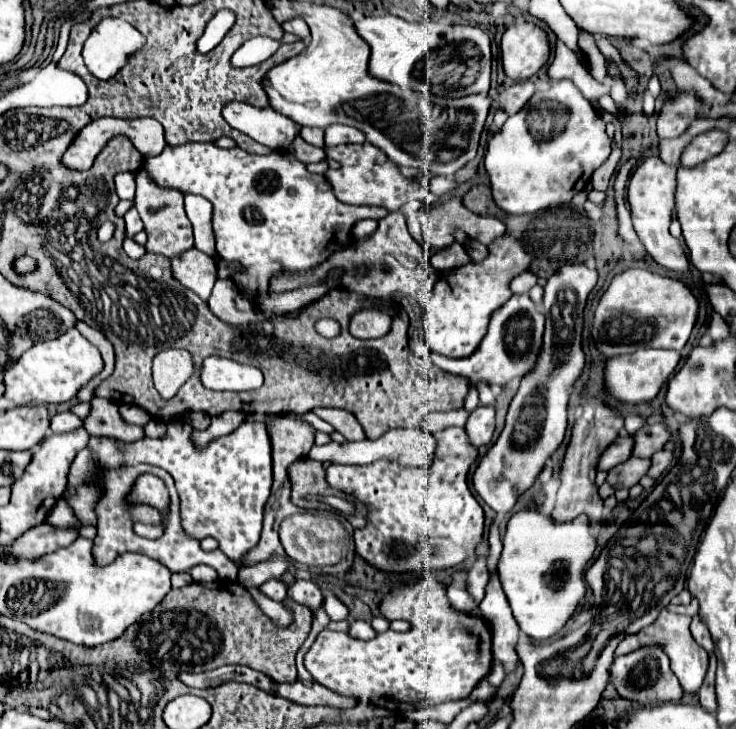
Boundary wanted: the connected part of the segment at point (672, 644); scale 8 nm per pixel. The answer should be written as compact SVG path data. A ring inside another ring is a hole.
M661 610L659 618L643 628L641 632L637 634L631 634L631 636L625 636L623 642L617 646L617 654L627 654L639 646L647 646L647 644L663 644L667 656L671 658L671 668L675 672L675 676L679 678L681 686L685 692L697 692L703 678L705 678L705 672L707 672L707 666L709 666L709 656L707 652L703 652L703 648L699 648L699 644L695 644L695 640L691 640L691 632L689 632L689 622L691 622L691 616L683 616L683 614L675 614L675 612L669 612L669 610Z

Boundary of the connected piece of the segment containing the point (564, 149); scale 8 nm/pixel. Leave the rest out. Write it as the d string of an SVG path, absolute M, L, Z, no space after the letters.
M569 88L569 90L573 90L573 96L567 98L567 94L565 94L565 96L561 96L561 100L557 100L557 102L561 102L563 106L569 108L569 118L567 118L565 130L563 130L559 136L553 136L553 138L549 138L549 140L535 140L535 138L529 134L527 124L525 124L529 110L521 110L521 112L517 112L515 116L509 116L507 122L503 124L503 128L489 140L489 144L487 144L489 150L485 152L483 162L485 162L485 170L487 170L489 178L491 178L491 194L493 194L493 200L495 200L495 204L497 204L501 210L505 210L505 212L509 212L509 214L523 214L523 212L537 212L537 210L545 210L545 208L551 208L551 206L565 204L565 202L569 202L569 196L573 196L575 190L577 190L577 186L579 186L579 170L597 170L597 168L607 160L607 156L609 156L609 152L611 152L611 144L609 144L609 136L605 134L605 122L603 122L601 116L593 110L593 106L579 94L577 88Z

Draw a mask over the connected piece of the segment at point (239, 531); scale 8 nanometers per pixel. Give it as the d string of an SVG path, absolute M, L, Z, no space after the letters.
M253 416L255 422L243 422L235 432L217 438L207 446L207 450L197 450L191 444L191 424L189 422L171 422L167 424L167 438L153 440L145 438L135 444L125 444L113 438L91 438L89 446L95 450L101 466L117 466L123 462L145 462L167 470L177 486L181 498L181 520L187 534L195 538L213 536L219 542L219 548L231 558L241 560L241 556L251 550L259 542L261 522L263 522L263 506L271 492L271 442L265 428L267 416Z

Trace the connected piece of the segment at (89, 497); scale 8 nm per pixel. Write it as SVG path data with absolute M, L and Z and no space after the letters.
M81 486L75 490L75 494L71 496L69 506L75 510L77 518L85 524L95 524L95 504L99 498L99 488L91 488L91 486Z

